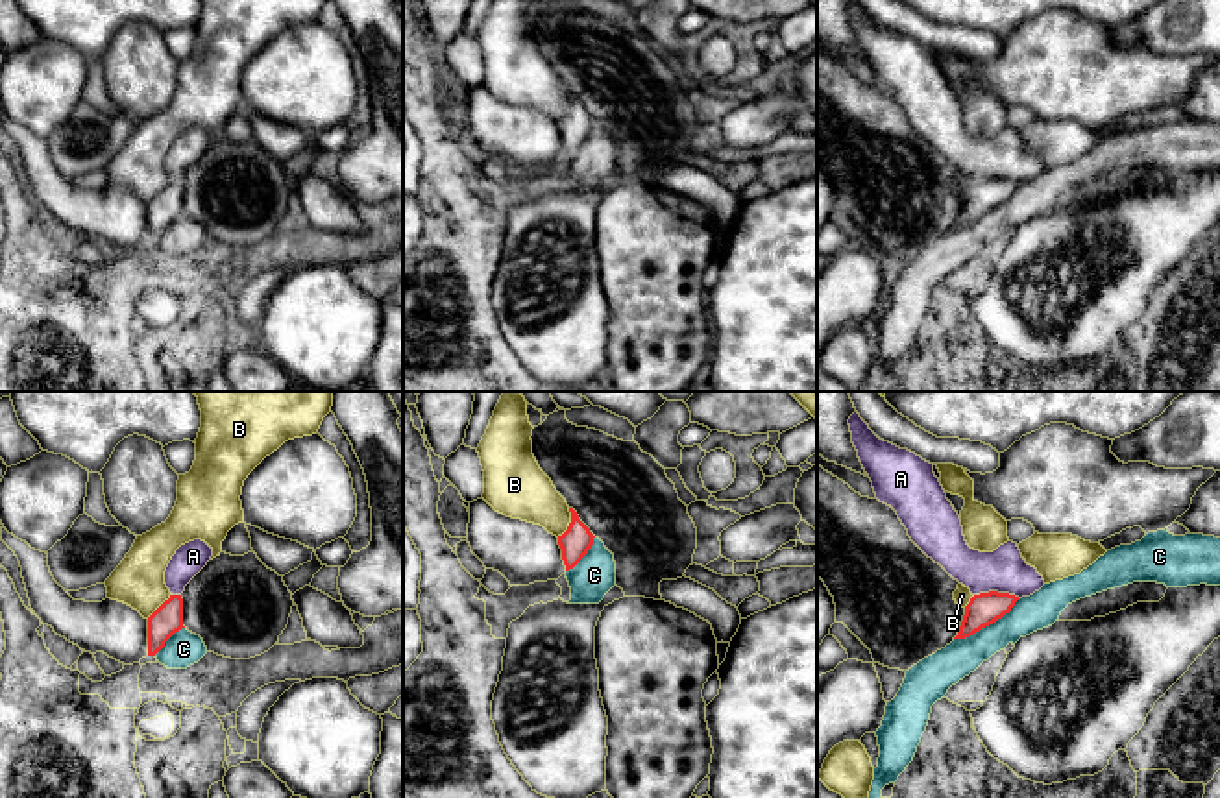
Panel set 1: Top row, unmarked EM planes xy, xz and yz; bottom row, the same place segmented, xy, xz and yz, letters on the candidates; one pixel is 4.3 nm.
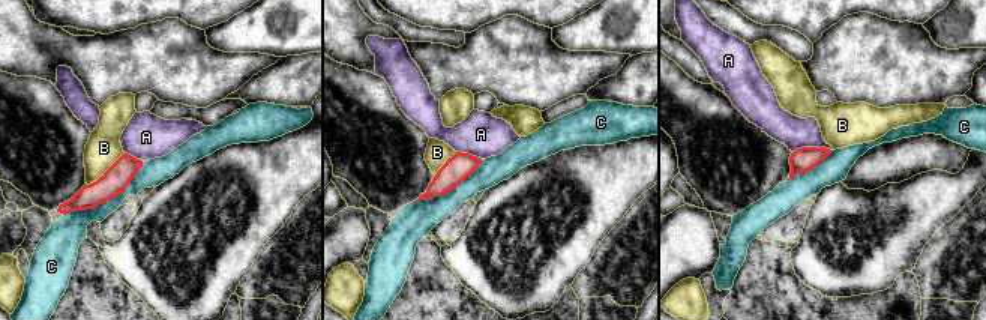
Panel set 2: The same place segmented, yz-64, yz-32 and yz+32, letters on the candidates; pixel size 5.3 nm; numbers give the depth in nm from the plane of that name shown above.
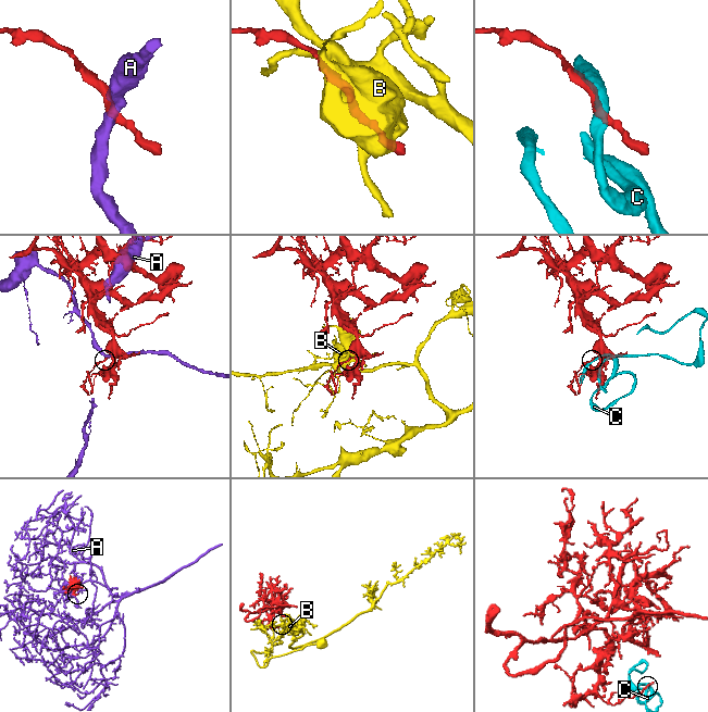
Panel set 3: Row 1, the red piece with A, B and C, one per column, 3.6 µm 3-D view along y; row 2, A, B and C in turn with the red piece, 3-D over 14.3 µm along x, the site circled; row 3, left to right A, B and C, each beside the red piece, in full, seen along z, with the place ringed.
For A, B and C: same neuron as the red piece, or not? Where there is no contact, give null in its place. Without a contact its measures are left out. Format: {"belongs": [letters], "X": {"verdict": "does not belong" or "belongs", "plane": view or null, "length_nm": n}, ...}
{"belongs": [], "A": {"verdict": "does not belong", "plane": "yz", "length_nm": 200}, "B": {"verdict": "does not belong", "plane": "xz", "length_nm": 140}, "C": {"verdict": "does not belong", "plane": "yz", "length_nm": 340}}

